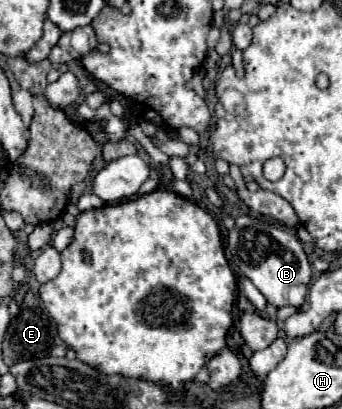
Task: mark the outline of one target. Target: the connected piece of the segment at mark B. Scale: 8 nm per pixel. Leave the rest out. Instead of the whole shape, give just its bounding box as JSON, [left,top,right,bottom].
[227,216,313,308]

